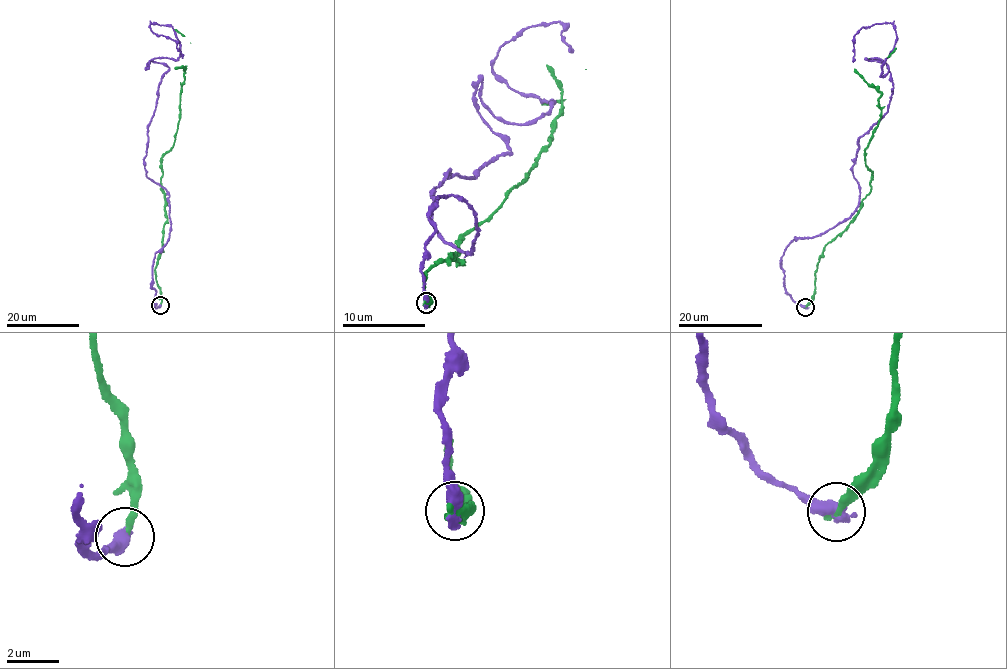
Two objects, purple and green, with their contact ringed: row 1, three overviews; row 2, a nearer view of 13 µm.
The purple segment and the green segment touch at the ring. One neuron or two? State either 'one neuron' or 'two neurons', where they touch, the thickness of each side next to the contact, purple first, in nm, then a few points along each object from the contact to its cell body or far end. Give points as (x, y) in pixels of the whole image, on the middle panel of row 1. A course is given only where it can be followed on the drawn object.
two neurons | (426, 303) | 500/320 nm | purple via (426, 302), (439, 194), (476, 234), (433, 187), (510, 151), (477, 83), (528, 125), (497, 50), (569, 51) | green via (426, 302), (428, 266), (450, 252), (462, 261), (454, 259), (466, 230), (548, 145), (561, 102), (541, 103)

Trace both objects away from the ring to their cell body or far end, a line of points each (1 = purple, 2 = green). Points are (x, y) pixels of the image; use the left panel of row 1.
1: (160, 305), (170, 204), (144, 158), (168, 67), (147, 68), (179, 45), (150, 23), (182, 58)
2: (160, 305), (155, 265), (167, 217), (162, 154), (172, 147), (185, 68), (183, 36), (174, 29)

